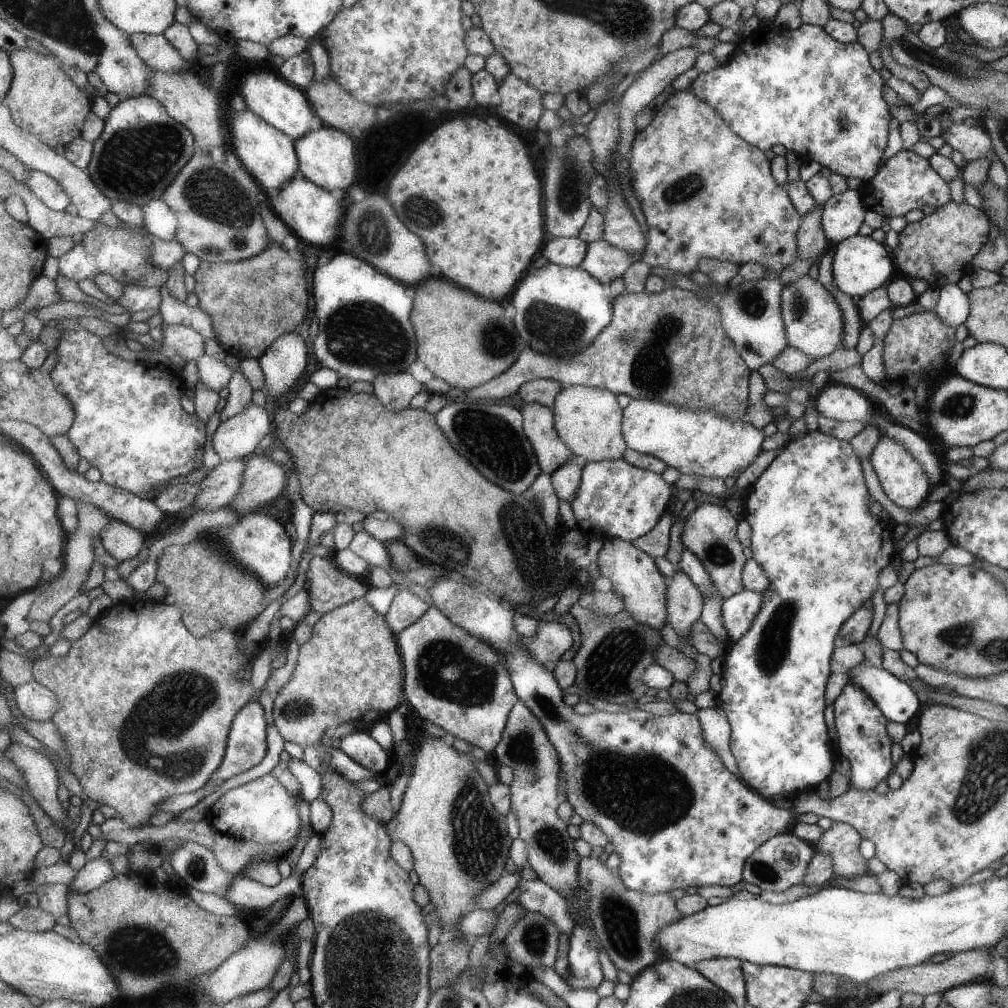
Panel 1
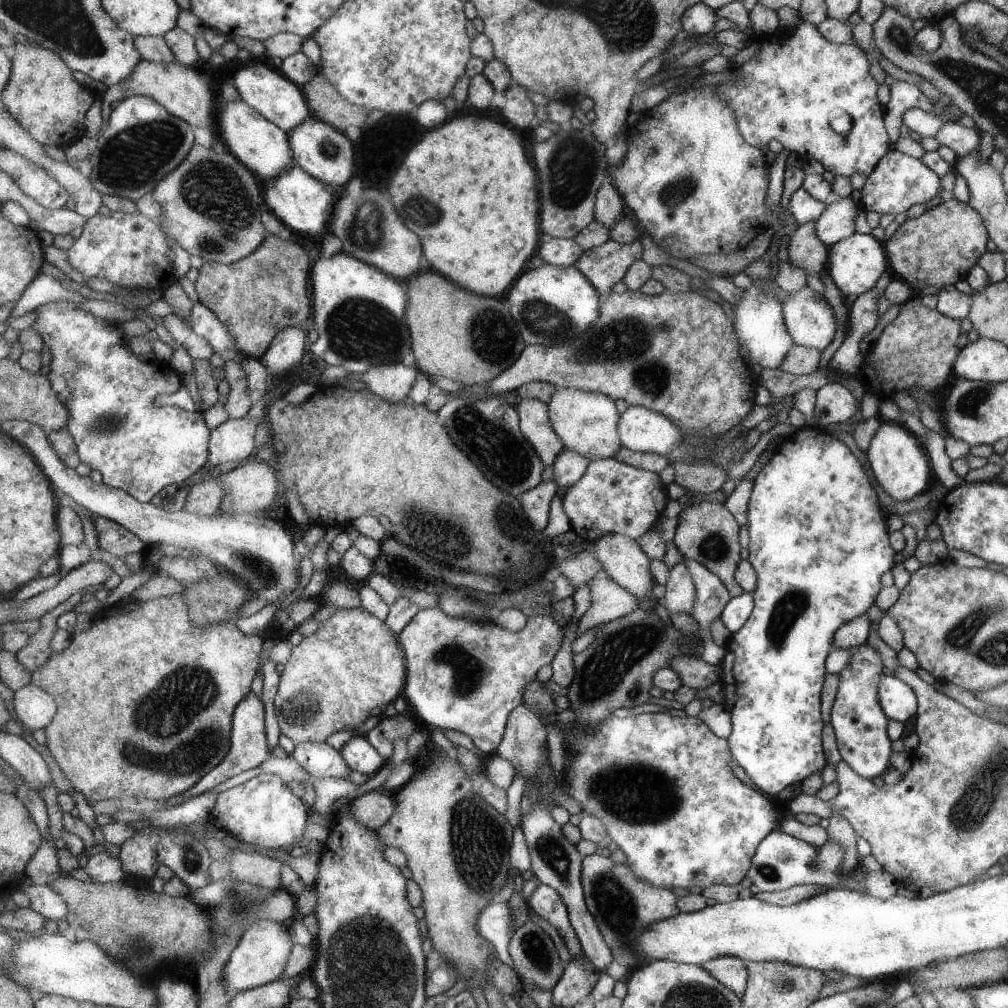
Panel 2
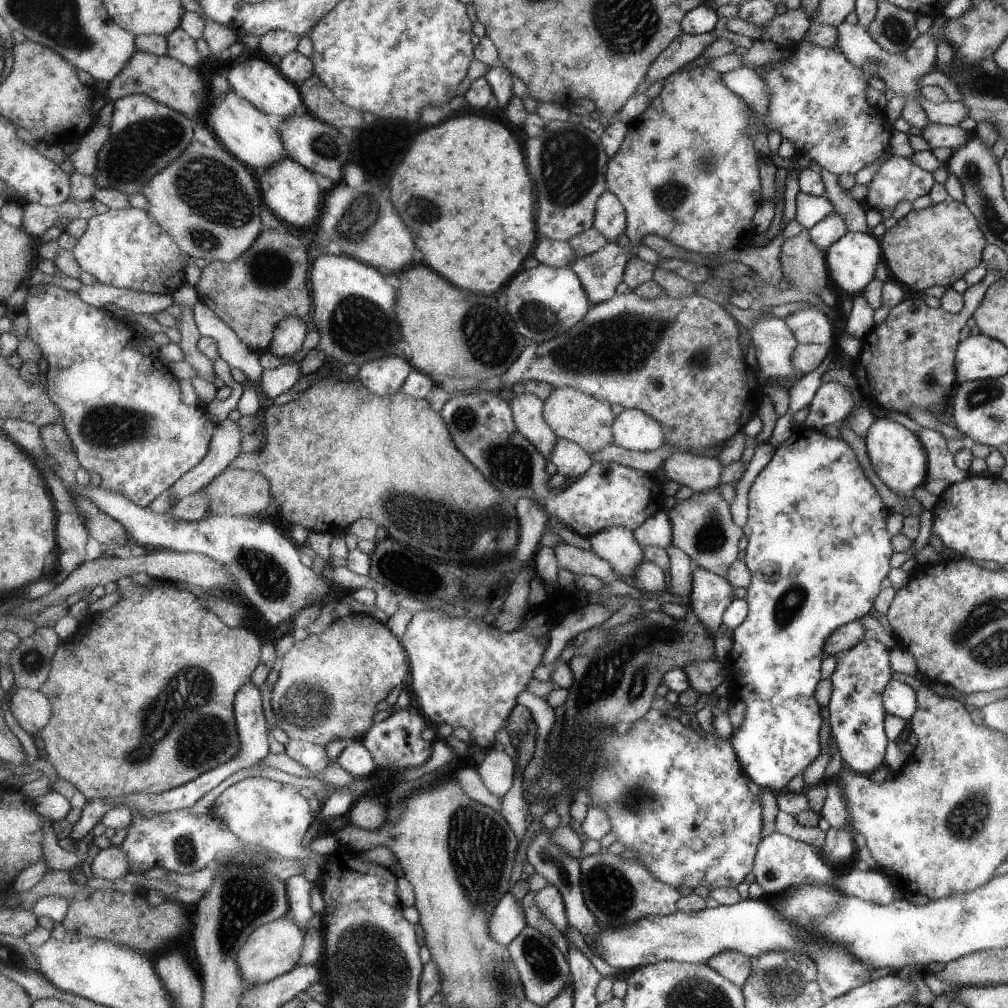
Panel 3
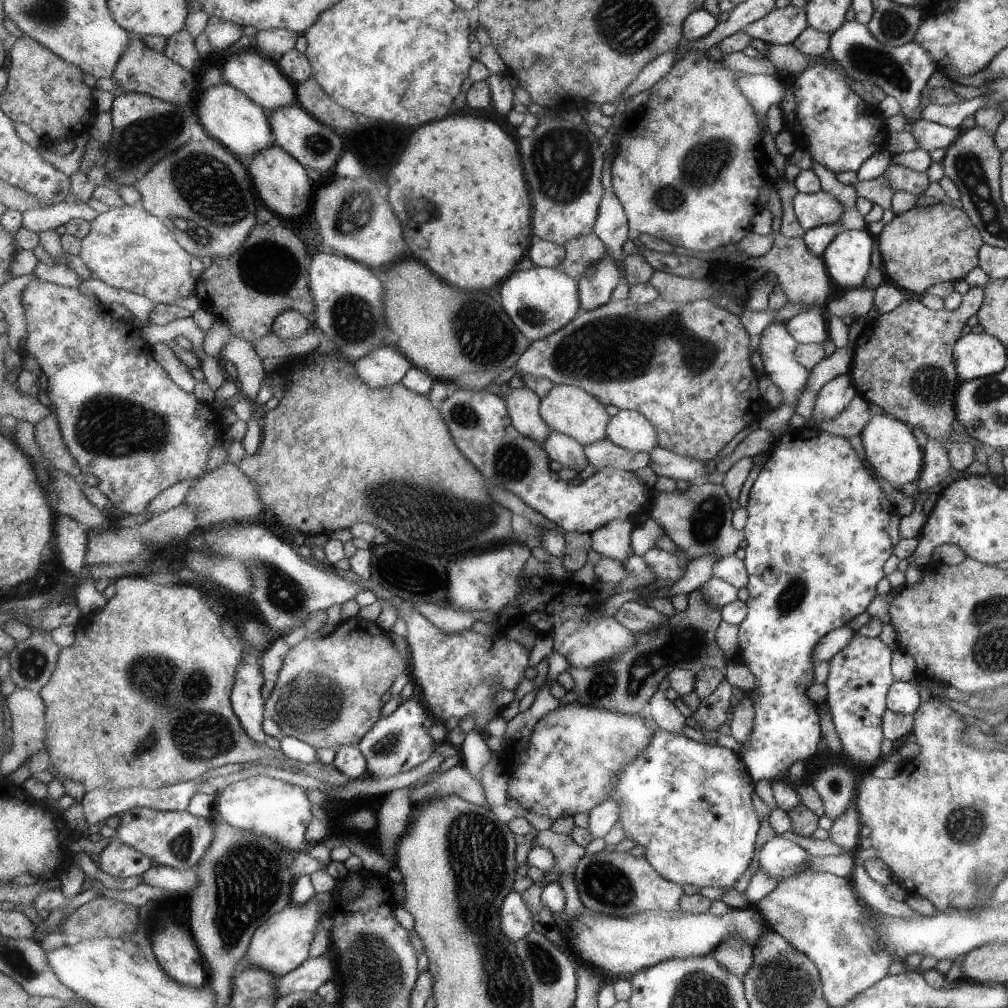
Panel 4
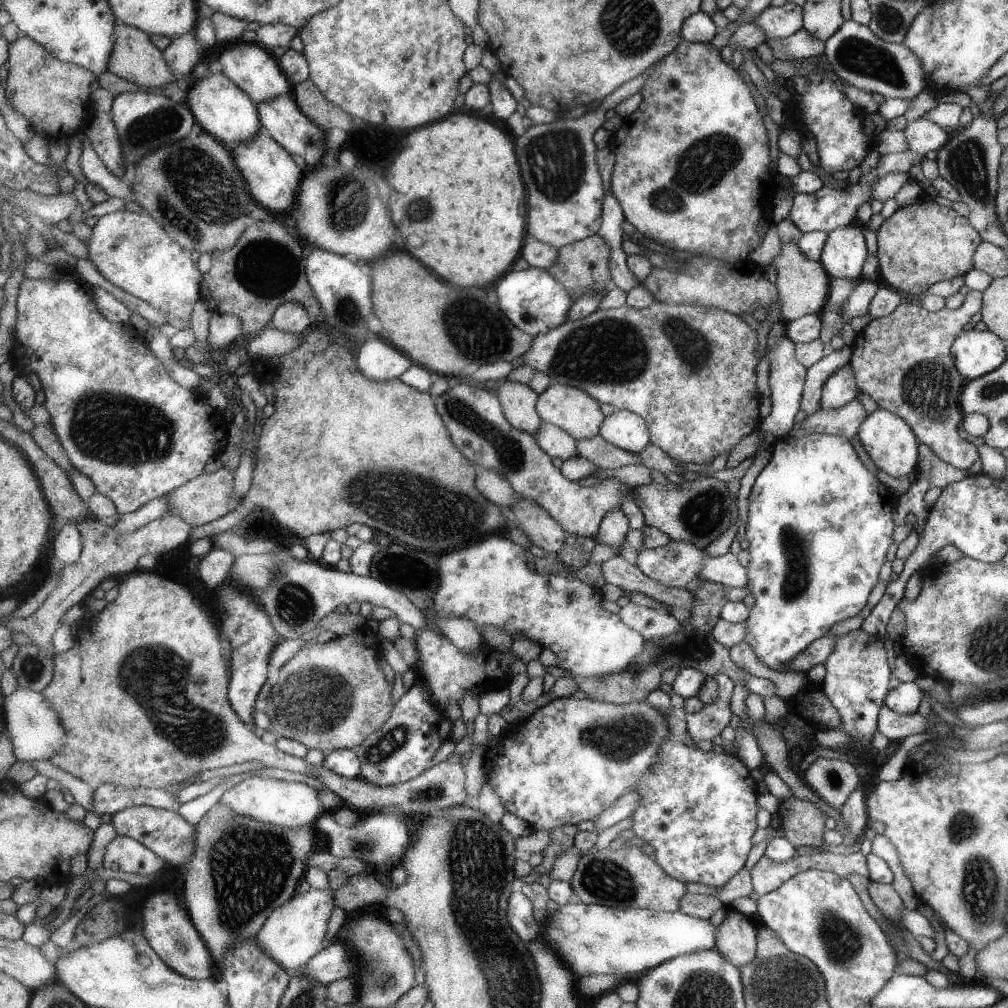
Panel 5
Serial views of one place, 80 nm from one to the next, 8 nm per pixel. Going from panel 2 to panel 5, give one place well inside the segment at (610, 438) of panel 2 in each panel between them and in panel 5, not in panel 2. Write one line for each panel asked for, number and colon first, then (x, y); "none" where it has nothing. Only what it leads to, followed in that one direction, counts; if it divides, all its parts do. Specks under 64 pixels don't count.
3: (580, 417)
4: (568, 409)
5: (572, 409)

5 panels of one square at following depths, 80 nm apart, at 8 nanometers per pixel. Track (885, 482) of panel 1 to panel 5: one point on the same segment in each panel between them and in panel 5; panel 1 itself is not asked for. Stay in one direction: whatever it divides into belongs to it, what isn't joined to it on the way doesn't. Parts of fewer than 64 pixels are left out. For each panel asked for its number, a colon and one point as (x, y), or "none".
2: (900, 465)
3: (896, 455)
4: (890, 449)
5: (887, 439)

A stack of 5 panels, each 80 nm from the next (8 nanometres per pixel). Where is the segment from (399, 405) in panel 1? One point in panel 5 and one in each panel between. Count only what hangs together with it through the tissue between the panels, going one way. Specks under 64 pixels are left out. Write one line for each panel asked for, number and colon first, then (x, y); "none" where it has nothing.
2: (392, 382)
3: (386, 375)
4: (383, 366)
5: (380, 360)

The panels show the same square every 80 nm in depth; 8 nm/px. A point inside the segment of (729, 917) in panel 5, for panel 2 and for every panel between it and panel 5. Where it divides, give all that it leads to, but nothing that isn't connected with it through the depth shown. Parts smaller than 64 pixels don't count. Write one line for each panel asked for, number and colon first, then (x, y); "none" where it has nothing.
2: (730, 970)
3: (735, 967)
4: (737, 956)

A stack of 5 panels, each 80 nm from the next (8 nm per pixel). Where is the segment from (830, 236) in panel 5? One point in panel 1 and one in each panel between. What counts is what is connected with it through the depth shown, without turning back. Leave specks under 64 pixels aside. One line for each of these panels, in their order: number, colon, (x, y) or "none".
1: (860, 264)
2: (855, 262)
3: (851, 259)
4: (846, 256)

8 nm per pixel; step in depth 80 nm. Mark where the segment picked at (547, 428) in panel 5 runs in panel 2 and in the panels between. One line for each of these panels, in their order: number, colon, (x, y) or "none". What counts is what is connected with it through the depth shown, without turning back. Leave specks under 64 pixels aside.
2: (570, 466)
3: (572, 459)
4: (562, 448)

